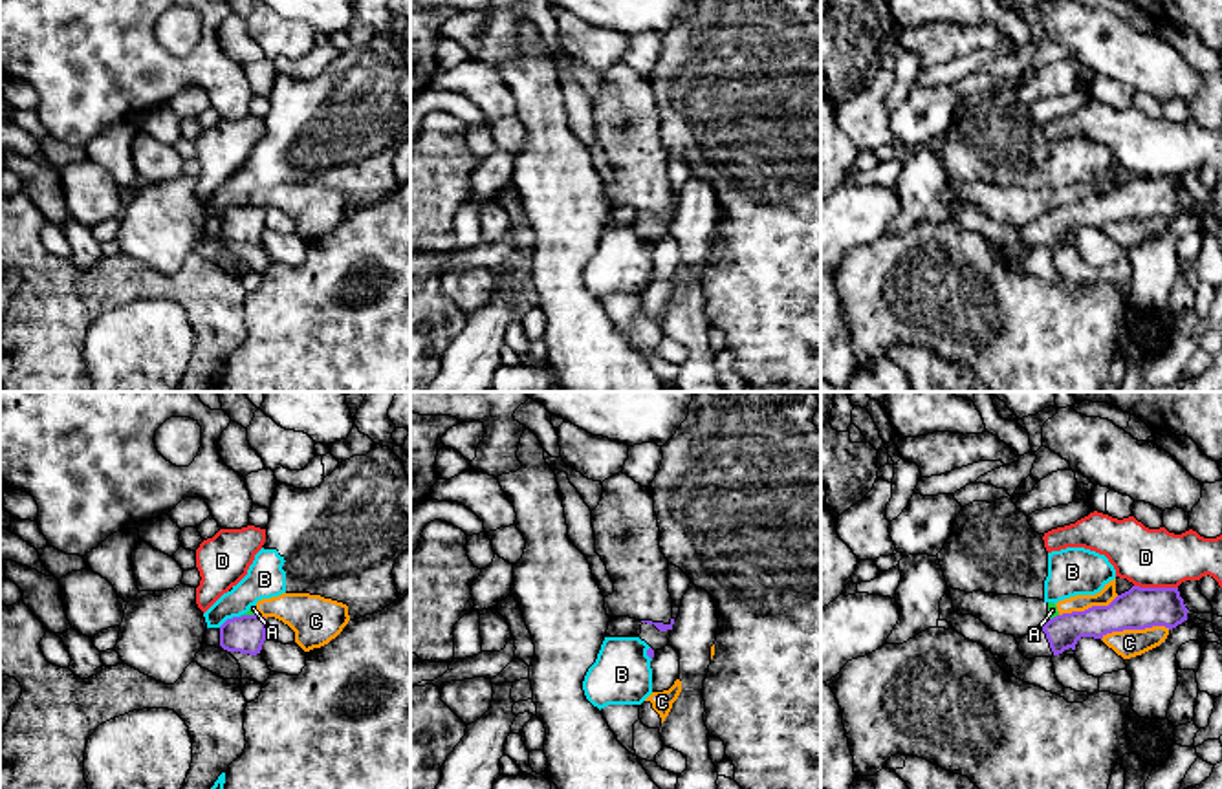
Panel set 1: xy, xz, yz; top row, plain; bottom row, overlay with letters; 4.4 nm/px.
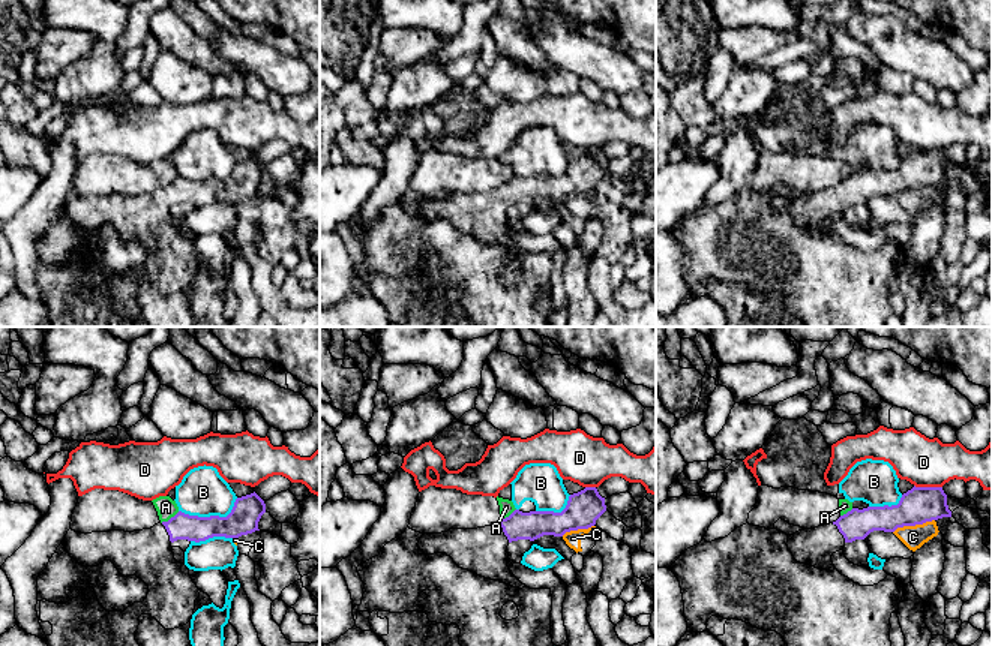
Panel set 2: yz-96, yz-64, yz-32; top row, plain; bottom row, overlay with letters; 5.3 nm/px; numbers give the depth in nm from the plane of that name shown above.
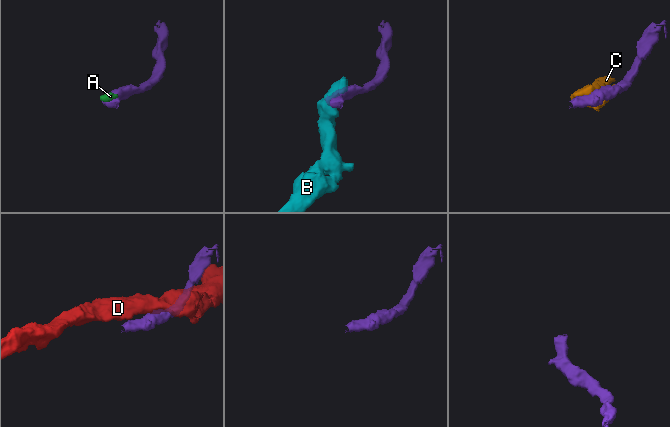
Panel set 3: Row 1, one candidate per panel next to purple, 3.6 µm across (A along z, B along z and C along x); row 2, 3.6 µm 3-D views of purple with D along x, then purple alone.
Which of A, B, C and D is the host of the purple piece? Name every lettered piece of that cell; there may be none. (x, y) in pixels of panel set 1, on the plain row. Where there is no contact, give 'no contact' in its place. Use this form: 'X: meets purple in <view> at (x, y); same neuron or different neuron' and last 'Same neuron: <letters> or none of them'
A: meets purple in xy at (248, 205); different neuron
B: meets purple in xy at (228, 209); different neuron
C: meets purple in yz at (1134, 218); different neuron
D: meets purple in yz at (1156, 178); different neuron
Same neuron: none of them

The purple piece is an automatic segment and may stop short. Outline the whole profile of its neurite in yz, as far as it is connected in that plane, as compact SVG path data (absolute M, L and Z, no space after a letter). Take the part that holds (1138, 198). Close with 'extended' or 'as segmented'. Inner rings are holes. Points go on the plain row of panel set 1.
M1140 178L1118 185L1108 196L1092 196L1085 201L1063 203L1039 220L1019 227L1019 242L1026 249L1053 247L1075 240L1081 227L1103 229L1123 220L1152 216L1176 218L1187 211L1187 198L1178 178Z | extended

